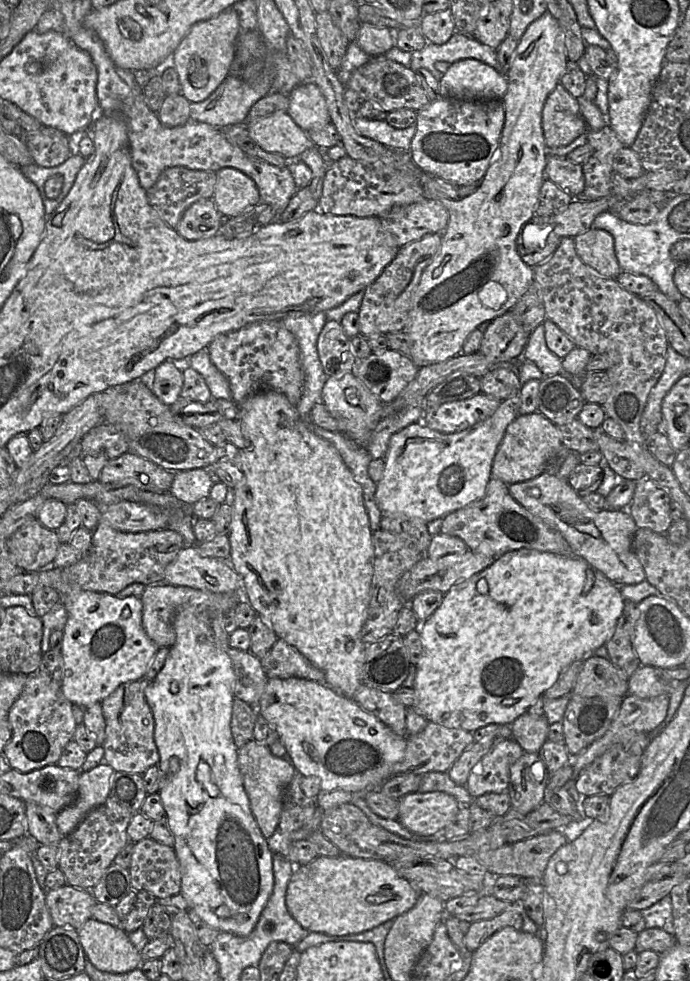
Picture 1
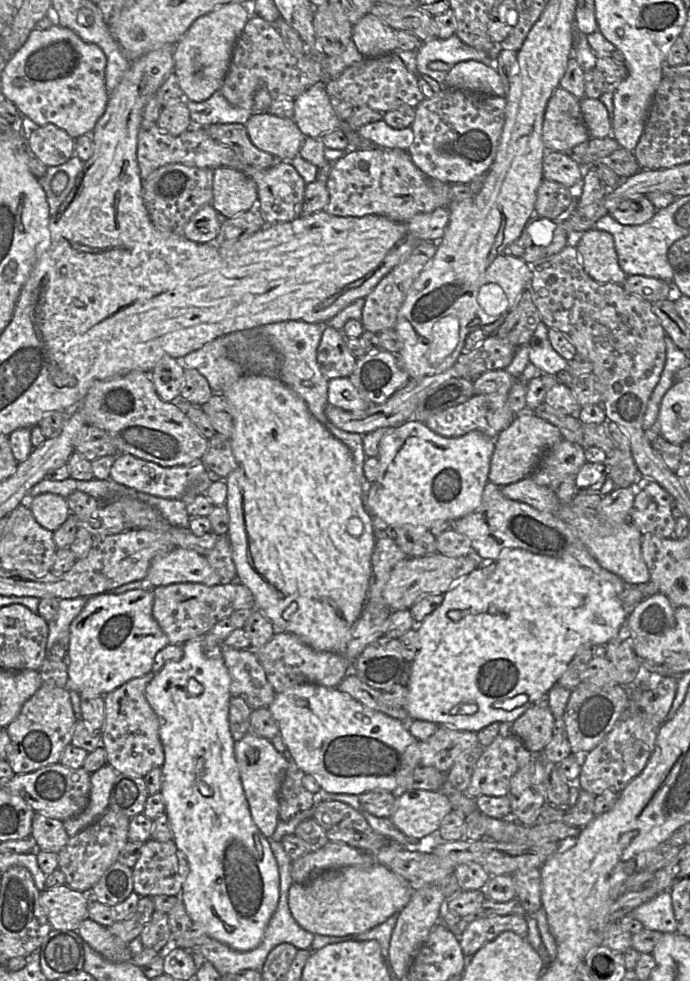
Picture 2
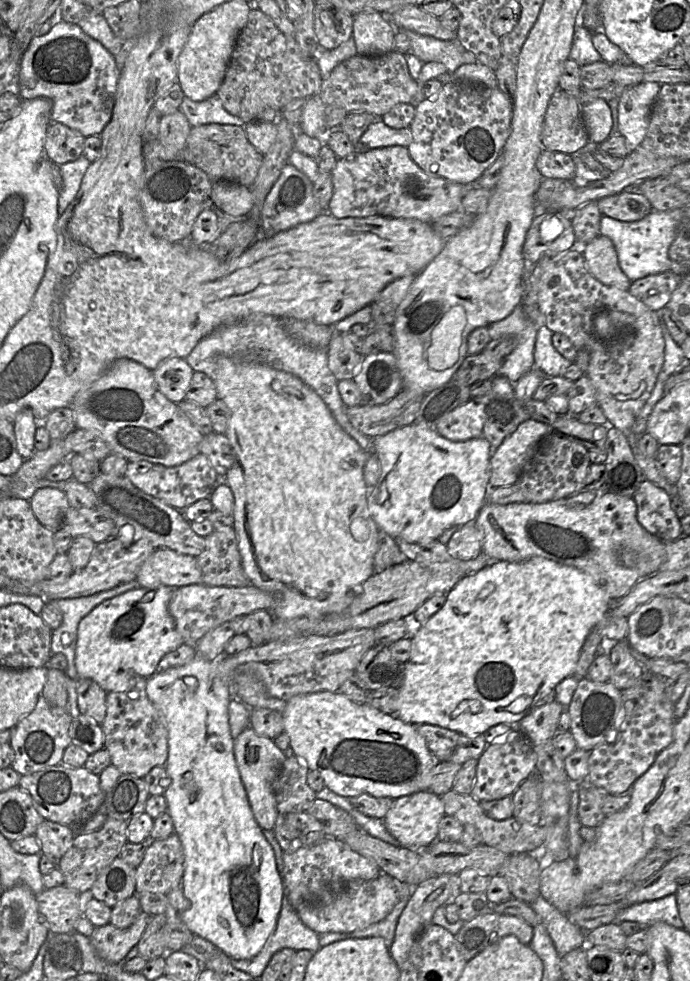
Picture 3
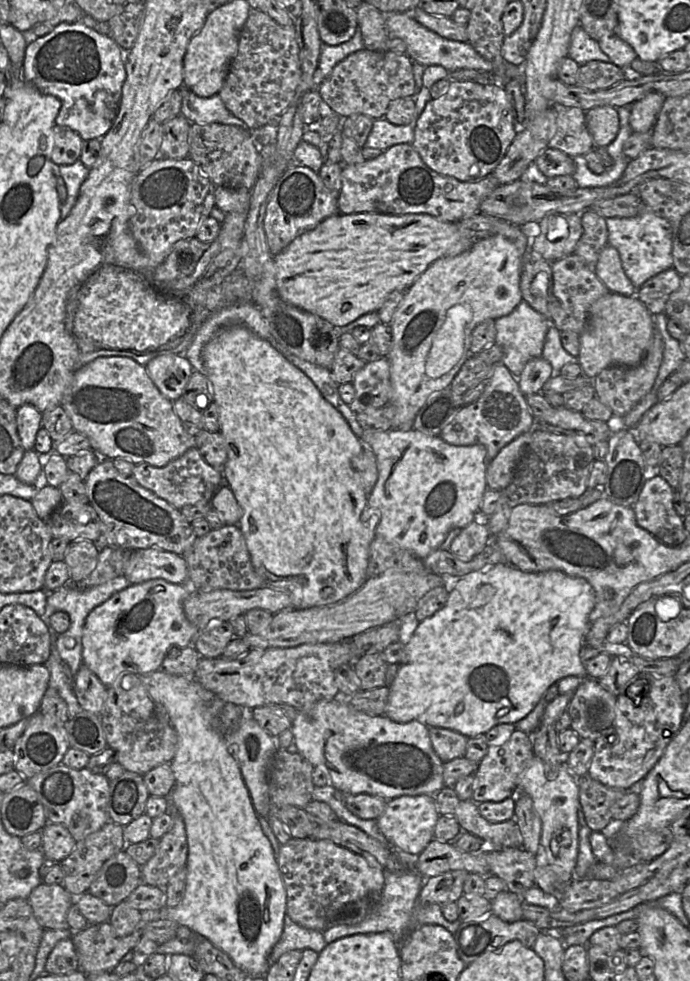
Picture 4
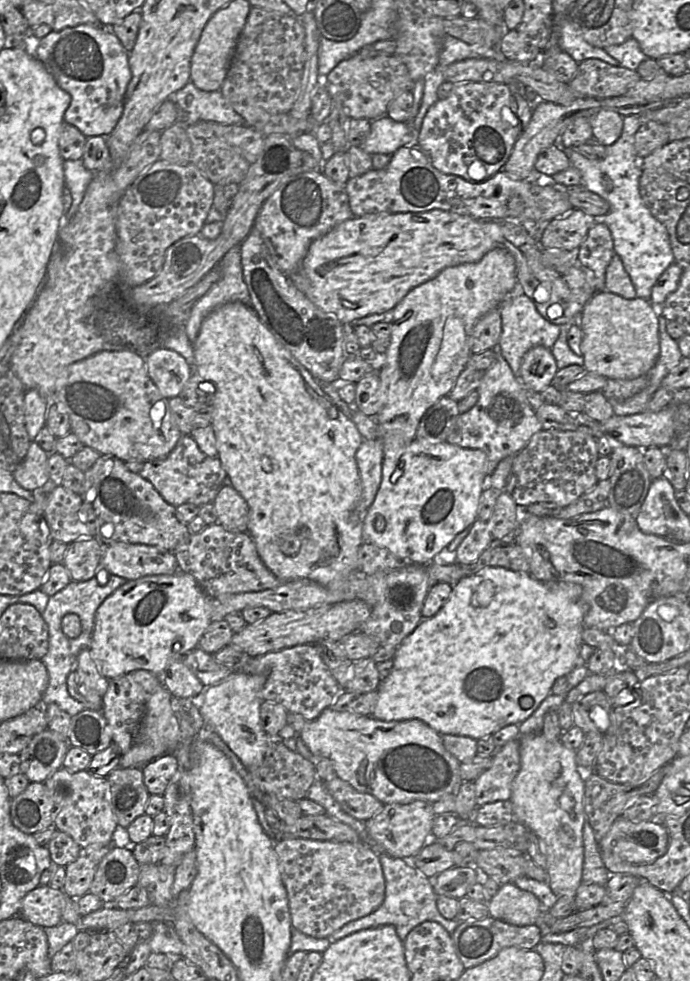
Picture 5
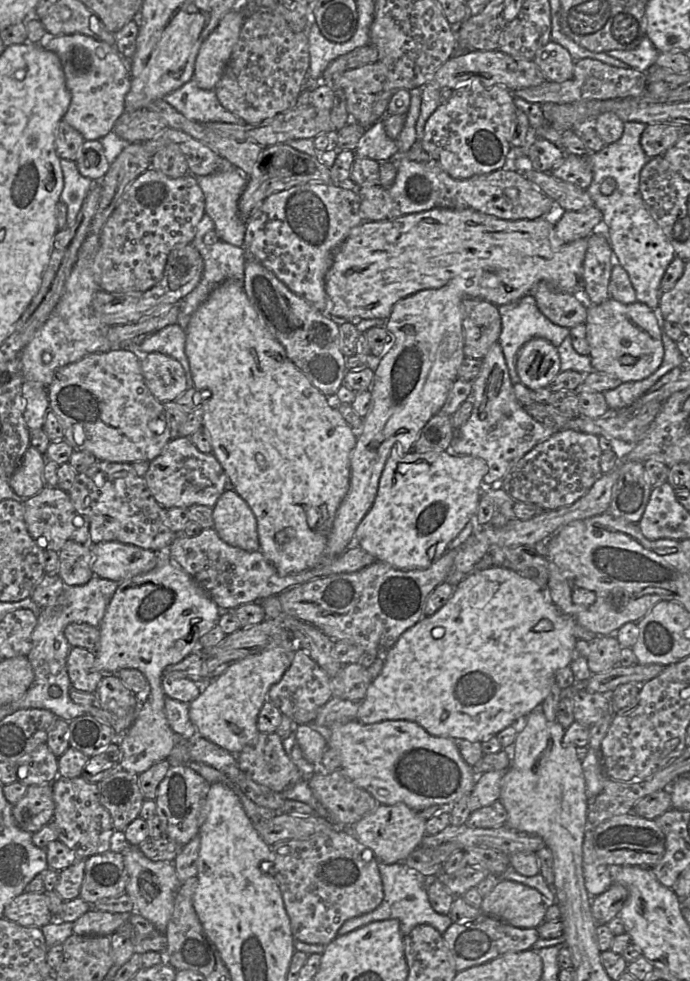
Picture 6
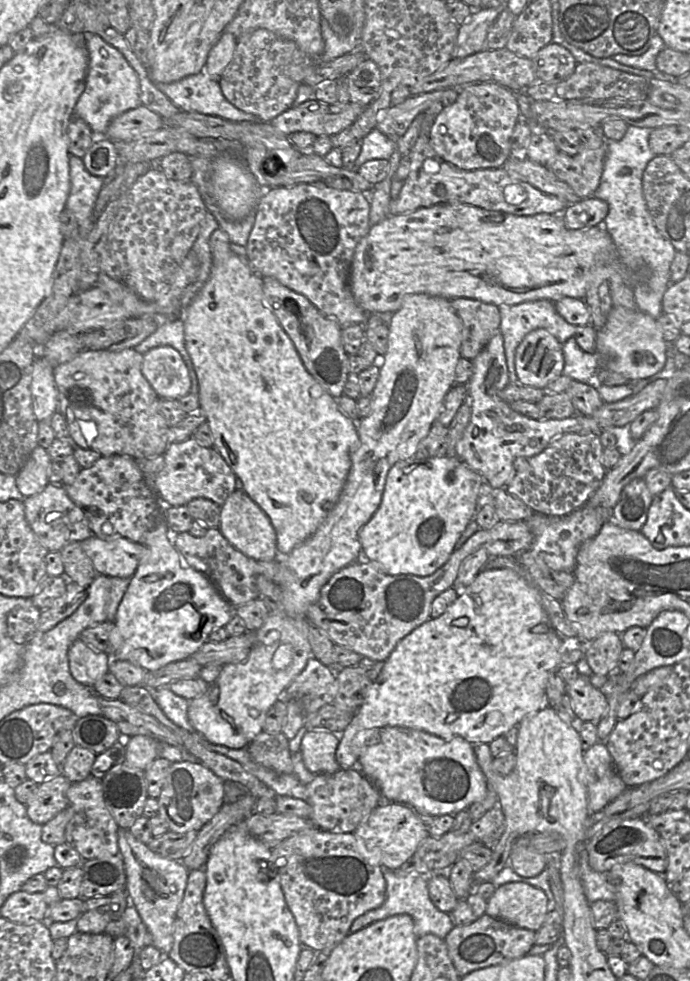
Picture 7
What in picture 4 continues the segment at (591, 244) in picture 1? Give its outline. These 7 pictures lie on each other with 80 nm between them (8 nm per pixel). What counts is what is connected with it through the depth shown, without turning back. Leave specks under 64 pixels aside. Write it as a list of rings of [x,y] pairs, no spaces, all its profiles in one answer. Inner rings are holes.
[[[607,244],[600,252],[594,272],[610,292],[625,296],[635,296],[636,288],[625,274],[620,255]]]

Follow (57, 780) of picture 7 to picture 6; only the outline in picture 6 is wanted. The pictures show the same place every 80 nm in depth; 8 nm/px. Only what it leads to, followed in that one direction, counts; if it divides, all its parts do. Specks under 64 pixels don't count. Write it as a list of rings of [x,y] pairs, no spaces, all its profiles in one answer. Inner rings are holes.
[[[51,784],[31,785],[12,809],[16,825],[34,834],[48,825],[55,814],[55,801]]]

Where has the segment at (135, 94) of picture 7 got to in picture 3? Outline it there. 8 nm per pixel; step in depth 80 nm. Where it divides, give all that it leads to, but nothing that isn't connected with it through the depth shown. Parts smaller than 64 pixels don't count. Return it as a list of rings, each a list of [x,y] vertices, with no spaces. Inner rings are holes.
[[[57,22],[44,35],[34,36],[19,62],[18,87],[21,100],[47,98],[52,102],[50,119],[78,131],[82,136],[99,136],[109,122],[121,70],[114,56],[97,40],[87,35],[78,25]]]

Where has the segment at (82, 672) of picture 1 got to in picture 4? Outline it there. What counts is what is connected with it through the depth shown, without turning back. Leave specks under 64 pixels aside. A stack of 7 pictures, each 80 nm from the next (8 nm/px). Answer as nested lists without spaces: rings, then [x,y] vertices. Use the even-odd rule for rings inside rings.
[[[153,579],[132,584],[94,608],[82,629],[82,664],[106,687],[122,672],[143,675],[156,672],[174,647],[188,647],[198,630],[188,621],[183,602],[196,589],[189,580],[172,584]]]

